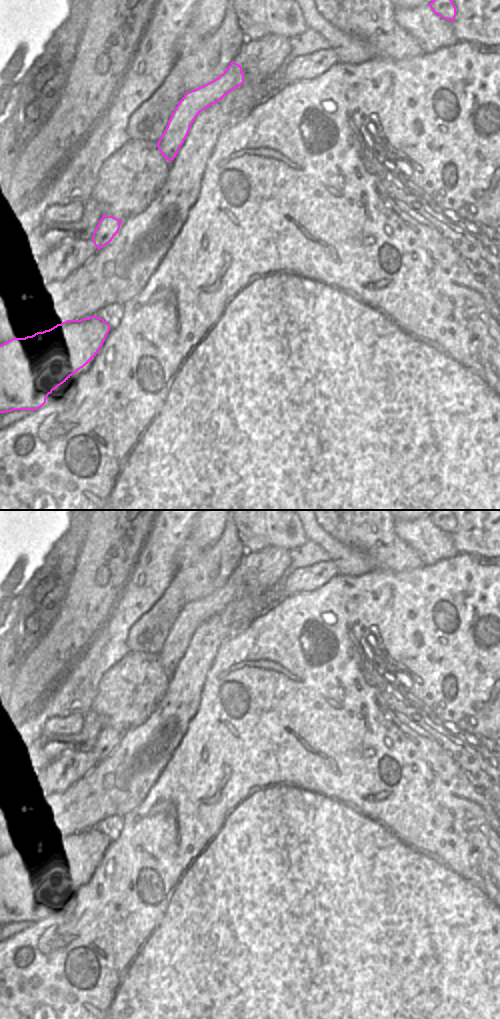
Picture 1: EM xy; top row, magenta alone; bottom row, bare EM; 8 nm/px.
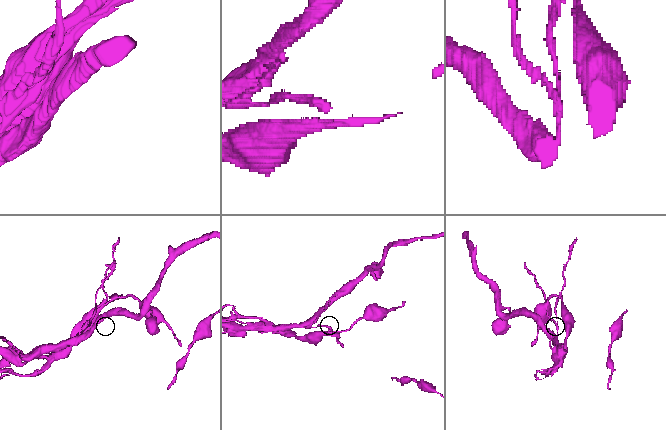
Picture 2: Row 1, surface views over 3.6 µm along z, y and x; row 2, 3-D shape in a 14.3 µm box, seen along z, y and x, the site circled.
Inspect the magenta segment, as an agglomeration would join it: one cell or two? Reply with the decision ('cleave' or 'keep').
cleave

